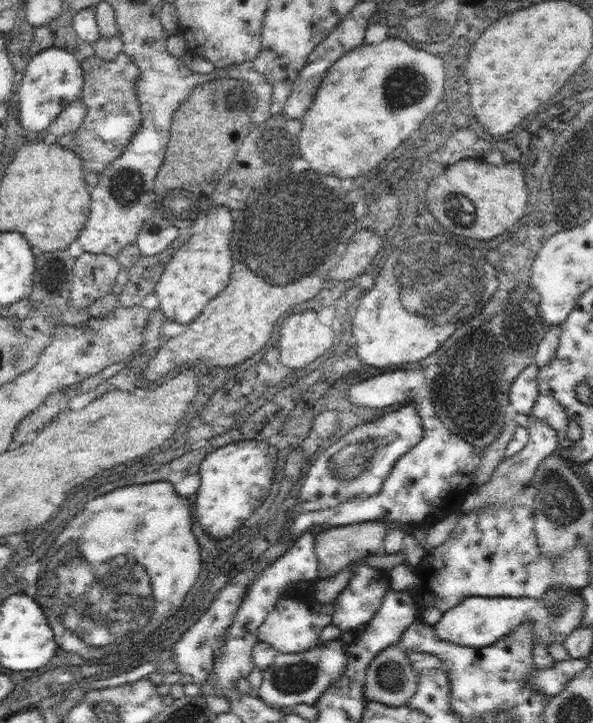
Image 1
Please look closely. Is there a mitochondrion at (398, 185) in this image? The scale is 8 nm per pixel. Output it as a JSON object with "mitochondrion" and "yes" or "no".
{"mitochondrion":"yes"}

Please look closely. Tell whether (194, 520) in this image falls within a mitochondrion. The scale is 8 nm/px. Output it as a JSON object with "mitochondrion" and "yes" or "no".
{"mitochondrion":"no"}

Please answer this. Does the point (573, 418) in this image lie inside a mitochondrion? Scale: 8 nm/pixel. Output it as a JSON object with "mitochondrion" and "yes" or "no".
{"mitochondrion":"no"}

